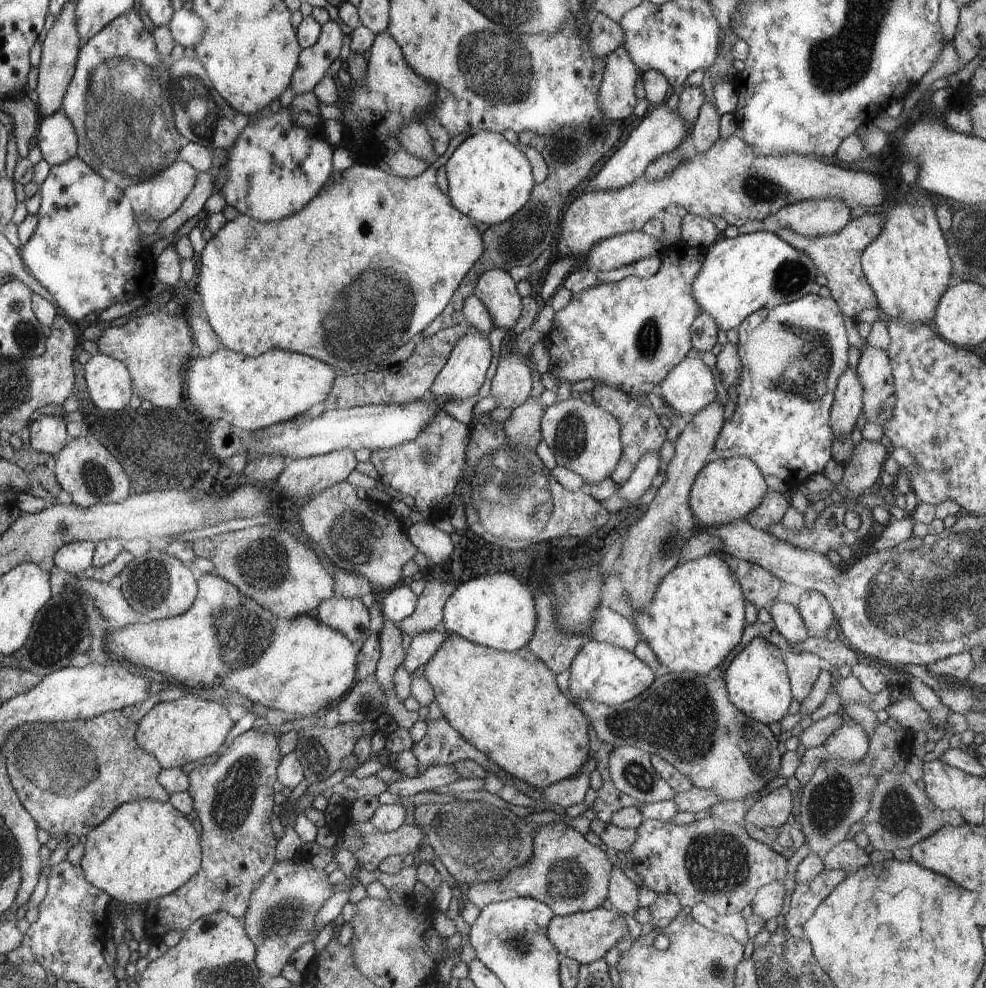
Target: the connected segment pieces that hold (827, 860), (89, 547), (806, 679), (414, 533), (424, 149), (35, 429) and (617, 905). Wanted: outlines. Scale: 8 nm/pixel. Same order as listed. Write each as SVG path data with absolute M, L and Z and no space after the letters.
M852 840L840 842L822 860L826 869L847 871L848 875L858 872L859 868L871 862L865 848L860 848Z
M74 541L60 548L54 561L59 571L76 575L92 564L94 556L94 542Z
M788 653L786 666L794 700L802 704L802 700L812 692L818 675L826 665L827 663L814 653Z
M417 522L408 527L408 534L411 535L418 552L430 560L431 566L439 566L441 562L448 560L454 551L451 534L440 530L434 524Z
M412 122L406 129L397 136L401 148L414 158L420 158L422 162L428 162L428 166L438 159L438 154L434 152L432 138L428 129L421 122Z
M40 415L28 428L31 448L48 454L58 454L68 442L67 424L64 418Z
M620 868L612 870L611 894L608 900L612 903L614 910L635 918L635 913L640 909L640 888L626 876Z

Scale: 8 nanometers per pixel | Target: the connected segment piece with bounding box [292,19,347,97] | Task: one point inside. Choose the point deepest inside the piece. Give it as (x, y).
(314, 61)

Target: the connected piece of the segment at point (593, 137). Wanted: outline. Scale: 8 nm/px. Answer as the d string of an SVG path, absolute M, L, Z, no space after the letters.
M605 121L598 127L588 126L578 130L574 126L562 126L548 136L540 136L530 130L519 133L519 144L531 146L542 154L547 164L548 176L544 182L536 183L534 192L531 193L531 200L514 217L500 224L490 225L482 233L486 252L480 256L480 260L470 268L466 278L458 285L448 306L420 333L422 338L432 336L439 330L452 328L456 324L467 324L462 306L464 300L473 295L475 284L484 272L493 268L510 270L514 266L528 266L547 248L555 246L559 236L559 222L562 221L568 196L574 193L576 186L582 184L582 180L590 176L594 164L598 164L602 158L606 158L612 152L614 144L622 136L619 125L619 123Z

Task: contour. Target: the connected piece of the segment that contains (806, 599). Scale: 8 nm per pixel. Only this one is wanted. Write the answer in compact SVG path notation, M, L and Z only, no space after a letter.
M806 591L800 596L799 613L807 628L817 635L825 637L830 627L836 625L836 615L824 594L818 591Z

